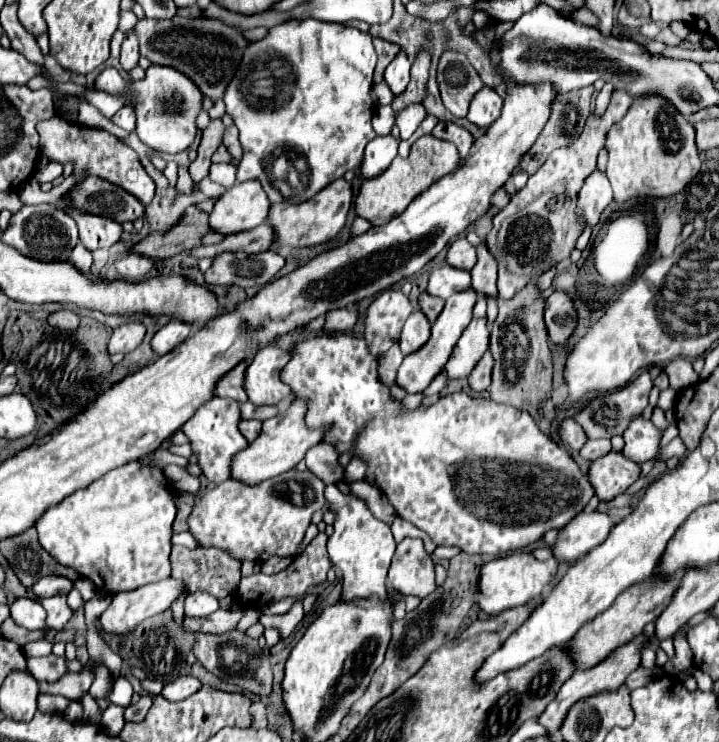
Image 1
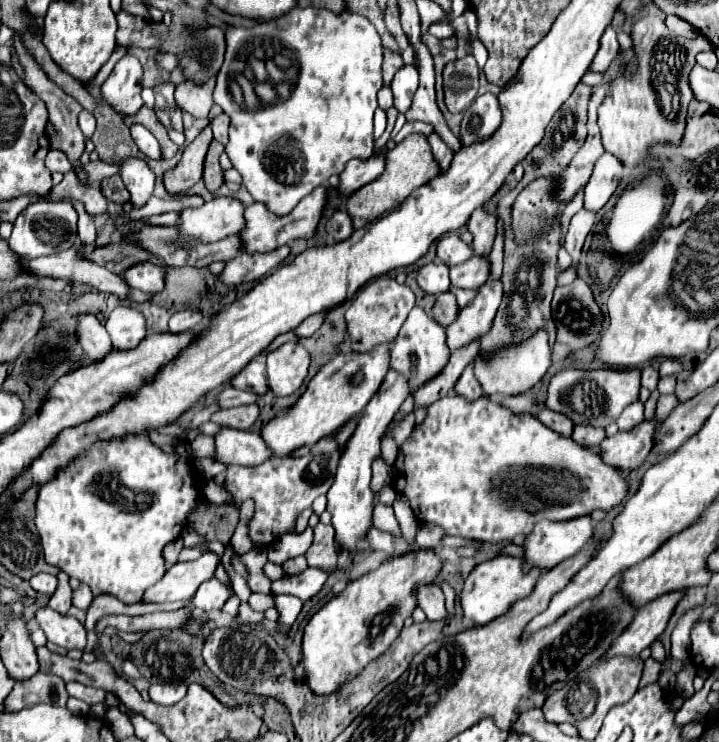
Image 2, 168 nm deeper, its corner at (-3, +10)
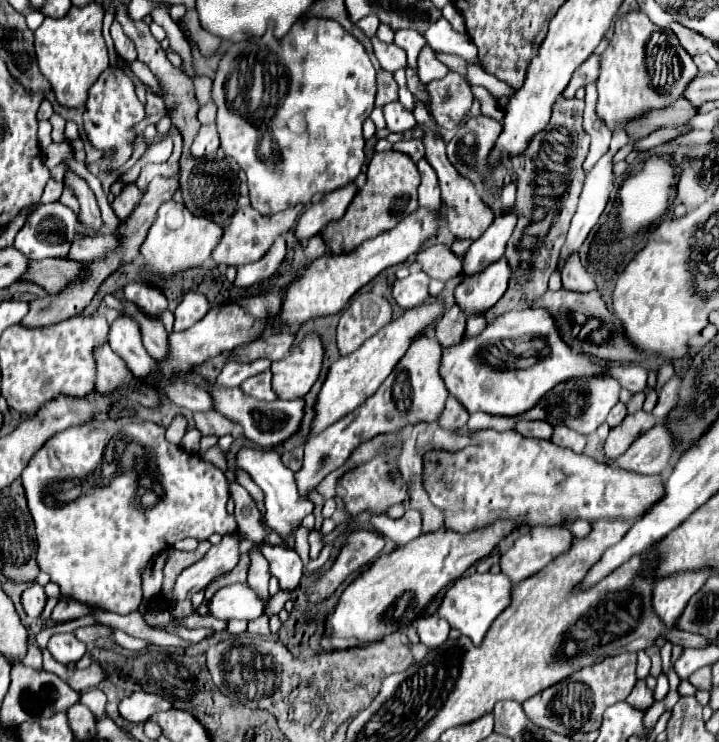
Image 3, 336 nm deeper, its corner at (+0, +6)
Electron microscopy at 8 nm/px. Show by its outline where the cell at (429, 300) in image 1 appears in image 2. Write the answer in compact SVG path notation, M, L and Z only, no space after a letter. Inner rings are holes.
M446 291L446 293L440 293L436 297L436 303L432 307L432 317L442 325L442 327L448 327L454 319L456 319L456 313L458 313L458 305L456 305L456 297Z

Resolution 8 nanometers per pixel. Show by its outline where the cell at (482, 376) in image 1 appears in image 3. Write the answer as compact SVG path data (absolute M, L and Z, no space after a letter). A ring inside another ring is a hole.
M453 397L447 399L445 403L445 411L439 417L439 427L445 431L459 431L465 427L469 419L469 413L465 413L465 409L461 409L461 405L457 405L457 401L453 401Z

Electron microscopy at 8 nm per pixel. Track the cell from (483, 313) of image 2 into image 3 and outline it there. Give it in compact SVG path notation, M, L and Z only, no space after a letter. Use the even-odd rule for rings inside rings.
M503 255L483 271L475 275L465 275L463 281L455 287L455 303L465 309L467 315L485 313L503 297L509 279L511 267L507 263L507 257Z

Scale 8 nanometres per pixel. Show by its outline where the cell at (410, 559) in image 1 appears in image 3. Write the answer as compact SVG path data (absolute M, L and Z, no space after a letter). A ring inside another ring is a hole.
M429 615L429 617L421 617L417 621L417 635L421 639L423 645L427 647L441 647L447 637L449 637L449 623L441 621L441 617L437 615Z

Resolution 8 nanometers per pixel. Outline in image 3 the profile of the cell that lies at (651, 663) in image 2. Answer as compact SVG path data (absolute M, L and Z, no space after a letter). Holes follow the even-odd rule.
M637 681L637 685L635 685L635 689L631 691L631 695L625 699L631 707L635 707L635 709L639 709L639 711L647 711L651 705L653 705L653 691L649 691L647 687L645 687L645 681Z

